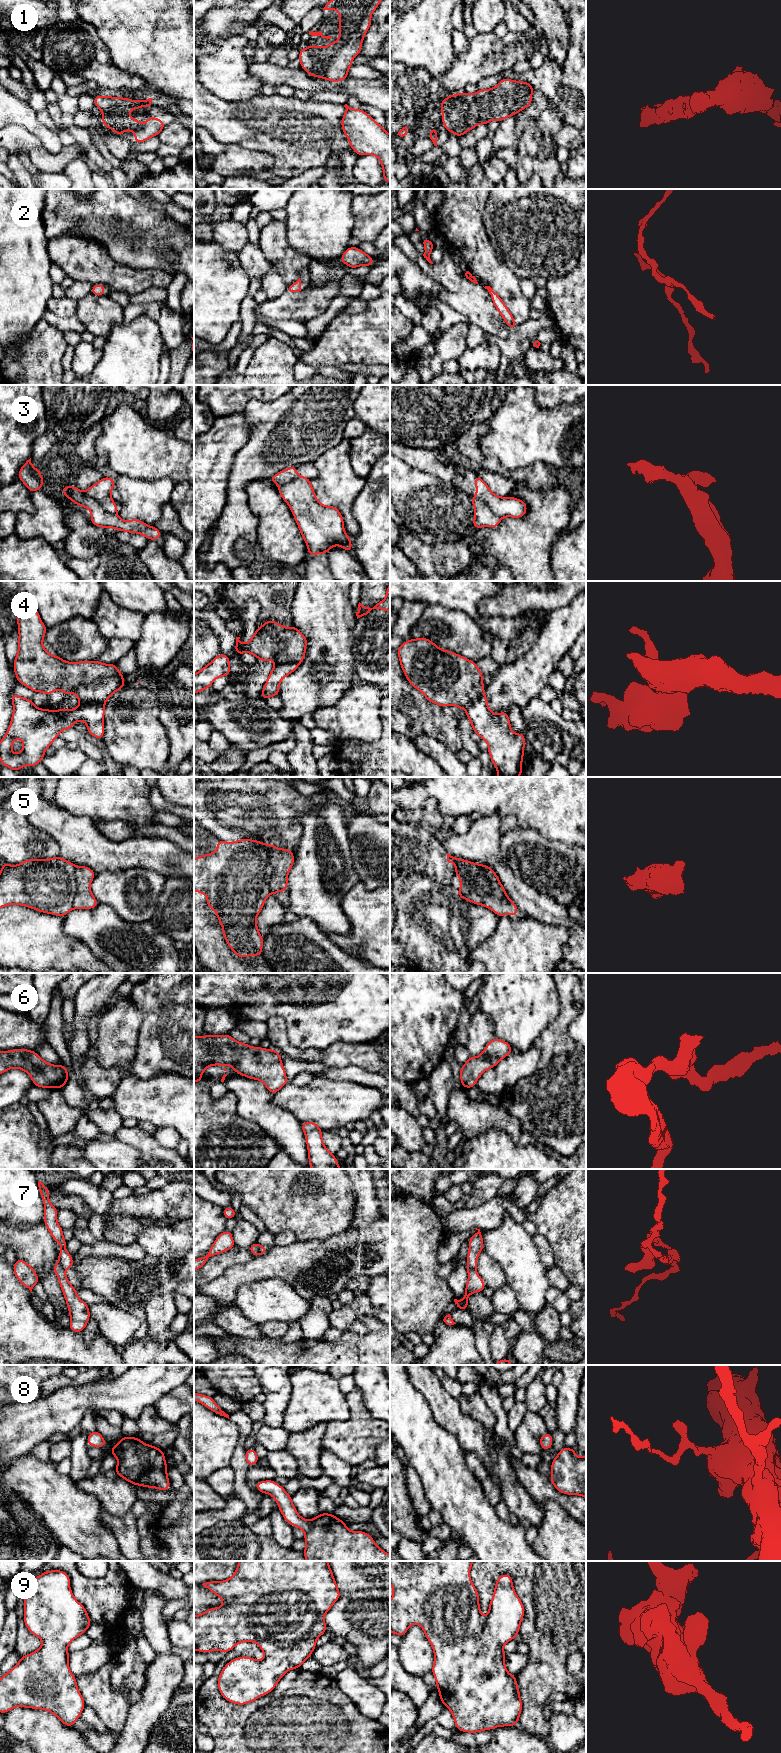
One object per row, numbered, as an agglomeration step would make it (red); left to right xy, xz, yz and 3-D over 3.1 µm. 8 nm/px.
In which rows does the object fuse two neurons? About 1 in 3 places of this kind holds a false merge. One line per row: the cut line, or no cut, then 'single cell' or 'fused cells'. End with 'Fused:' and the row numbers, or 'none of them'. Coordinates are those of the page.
1: no cut; single cell
2: no cut; single cell
3: cut in xy along (83, 492), (114, 514); fused cells
4: cut in xy along (80, 703), (100, 703), (103, 706); fused cells
5: cut in yz along (459, 877), (470, 881), (482, 896), (487, 896), (493, 891); fused cells
6: no cut; single cell
7: cut in xz along (260, 1245), (258, 1254); fused cells
8: no cut; single cell
9: no cut; single cell
Fused: 3, 4, 5, 7

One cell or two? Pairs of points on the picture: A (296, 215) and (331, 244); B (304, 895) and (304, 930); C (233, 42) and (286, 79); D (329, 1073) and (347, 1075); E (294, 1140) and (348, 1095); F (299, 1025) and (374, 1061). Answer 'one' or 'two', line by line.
A: one
B: two
C: two
D: one
E: two
F: two

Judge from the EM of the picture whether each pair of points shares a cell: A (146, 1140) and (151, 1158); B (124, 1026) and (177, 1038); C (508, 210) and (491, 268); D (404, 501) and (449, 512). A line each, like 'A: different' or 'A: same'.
A: same
B: different
C: different
D: same

